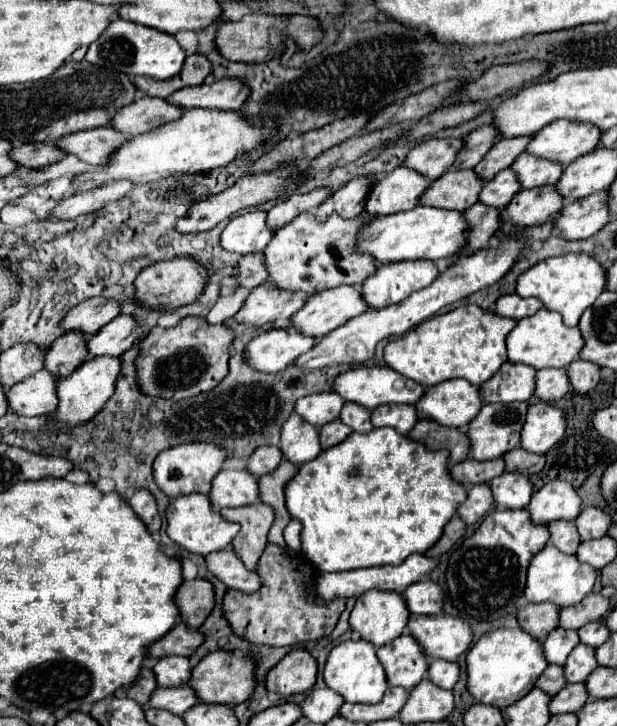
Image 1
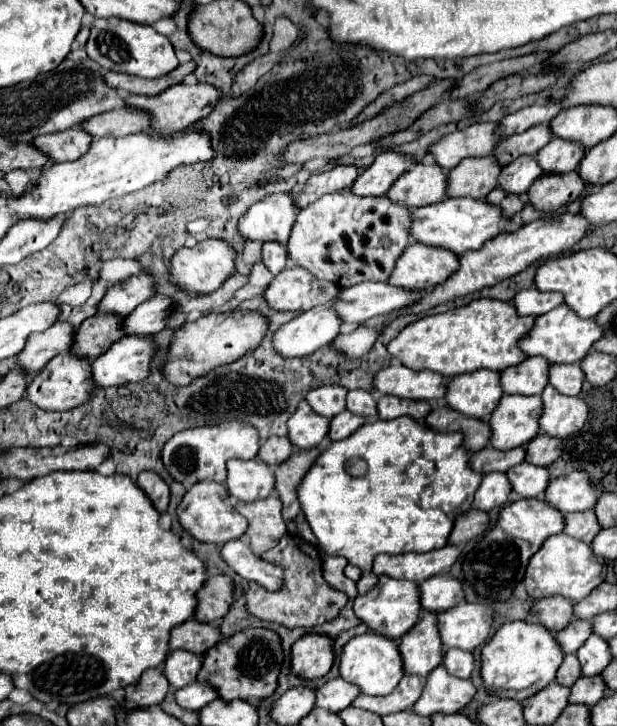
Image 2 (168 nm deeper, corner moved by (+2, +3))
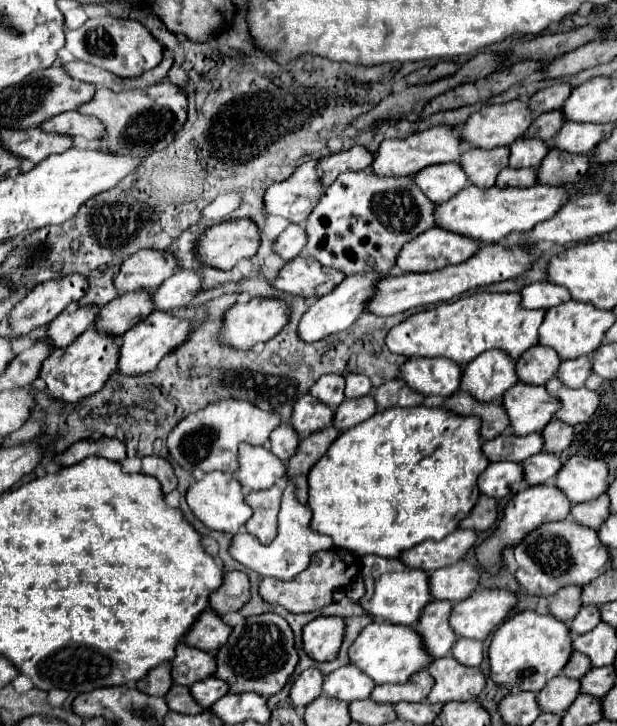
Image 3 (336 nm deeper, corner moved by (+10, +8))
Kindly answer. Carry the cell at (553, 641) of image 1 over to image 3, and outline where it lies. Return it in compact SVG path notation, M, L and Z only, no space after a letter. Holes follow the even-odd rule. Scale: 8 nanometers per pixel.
M583 606L581 612L577 614L577 618L571 622L571 632L573 632L575 636L585 634L585 632L593 630L599 622L601 622L599 608L597 608L597 606Z

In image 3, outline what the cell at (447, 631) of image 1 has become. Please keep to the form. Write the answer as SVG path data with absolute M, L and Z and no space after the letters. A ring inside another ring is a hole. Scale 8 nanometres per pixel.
M477 588L467 600L457 602L451 612L451 626L457 636L485 640L515 608L517 596L511 590Z

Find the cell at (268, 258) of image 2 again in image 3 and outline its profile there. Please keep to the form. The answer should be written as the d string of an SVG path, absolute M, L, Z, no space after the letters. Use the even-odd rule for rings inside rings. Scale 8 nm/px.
M289 224L275 242L275 252L283 260L293 260L303 252L303 248L305 248L305 228L297 224Z

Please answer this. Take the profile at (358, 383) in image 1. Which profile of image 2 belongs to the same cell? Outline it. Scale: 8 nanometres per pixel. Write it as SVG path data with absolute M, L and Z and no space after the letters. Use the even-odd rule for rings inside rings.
M391 365L373 377L373 391L401 399L441 399L447 391L447 377L433 371L411 371L405 365Z

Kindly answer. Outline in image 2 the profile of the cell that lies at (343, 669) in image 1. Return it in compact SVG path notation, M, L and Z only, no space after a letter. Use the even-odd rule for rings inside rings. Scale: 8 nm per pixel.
M377 633L357 635L349 639L343 645L343 651L339 657L339 677L357 685L363 695L373 695L373 697L389 695L403 677L403 665L401 665L401 655L397 651L397 641Z

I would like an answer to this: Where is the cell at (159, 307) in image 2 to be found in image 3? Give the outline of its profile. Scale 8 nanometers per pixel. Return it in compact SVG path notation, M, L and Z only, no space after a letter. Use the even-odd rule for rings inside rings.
M177 270L169 280L165 280L157 292L153 294L153 302L157 310L173 310L187 306L193 296L201 290L203 276L197 274L195 270Z

